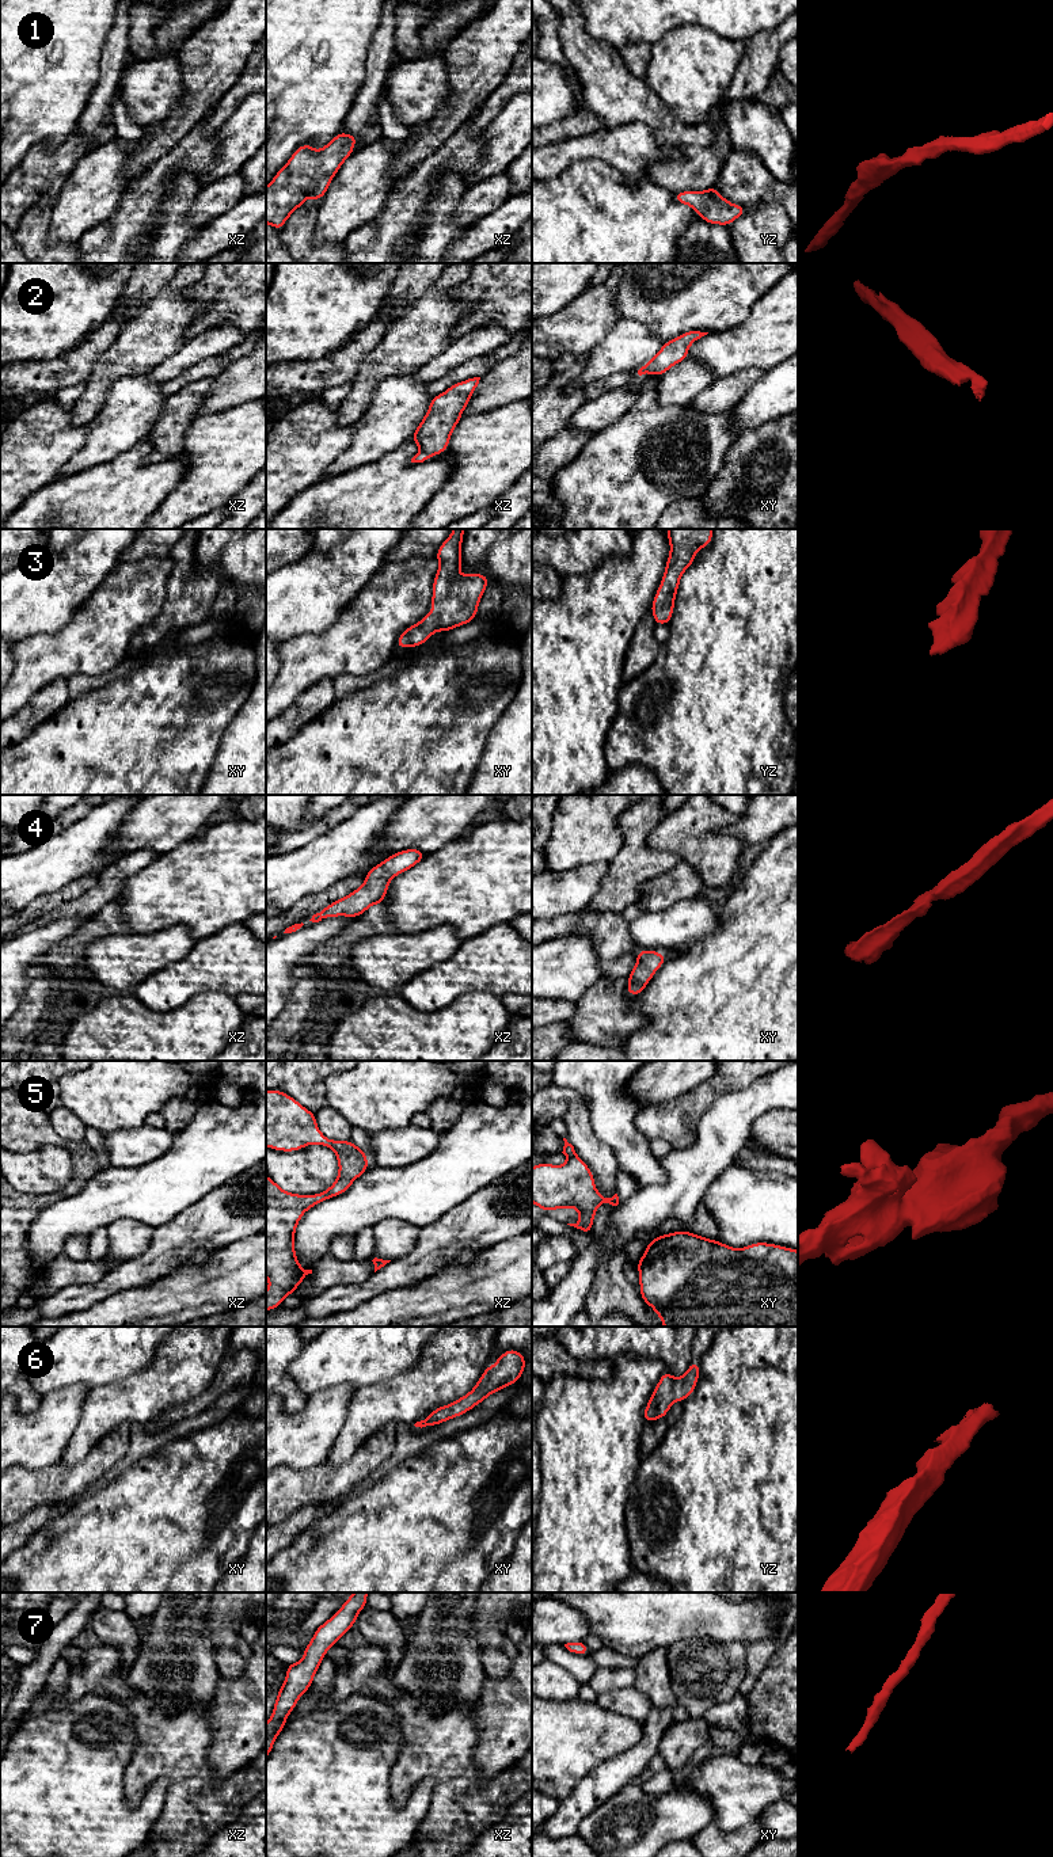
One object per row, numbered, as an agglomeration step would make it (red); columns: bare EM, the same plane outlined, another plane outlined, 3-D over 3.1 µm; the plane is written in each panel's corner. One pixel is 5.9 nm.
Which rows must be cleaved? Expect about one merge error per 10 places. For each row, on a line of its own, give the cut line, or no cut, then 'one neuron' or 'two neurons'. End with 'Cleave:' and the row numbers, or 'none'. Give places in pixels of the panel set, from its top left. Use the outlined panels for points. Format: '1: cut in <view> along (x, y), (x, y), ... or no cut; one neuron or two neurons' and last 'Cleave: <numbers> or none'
1: no cut; one neuron
2: no cut; one neuron
3: no cut; one neuron
4: no cut; one neuron
5: no cut; one neuron
6: no cut; one neuron
7: no cut; one neuron
Cleave: none

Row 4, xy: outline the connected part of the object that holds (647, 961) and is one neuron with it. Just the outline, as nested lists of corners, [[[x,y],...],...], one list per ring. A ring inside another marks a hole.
[[[642,950],[636,954],[636,964],[627,977],[627,993],[638,996],[643,992],[655,971],[665,963],[666,956],[661,952],[651,950]]]

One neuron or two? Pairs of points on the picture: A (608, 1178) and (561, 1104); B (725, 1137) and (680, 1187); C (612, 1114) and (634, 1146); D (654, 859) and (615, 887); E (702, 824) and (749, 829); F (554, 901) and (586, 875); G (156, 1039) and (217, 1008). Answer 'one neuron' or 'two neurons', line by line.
A: one neuron
B: one neuron
C: one neuron
D: one neuron
E: two neurons
F: one neuron
G: one neuron

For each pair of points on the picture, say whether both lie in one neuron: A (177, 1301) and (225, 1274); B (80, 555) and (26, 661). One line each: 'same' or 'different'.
A: same
B: different

